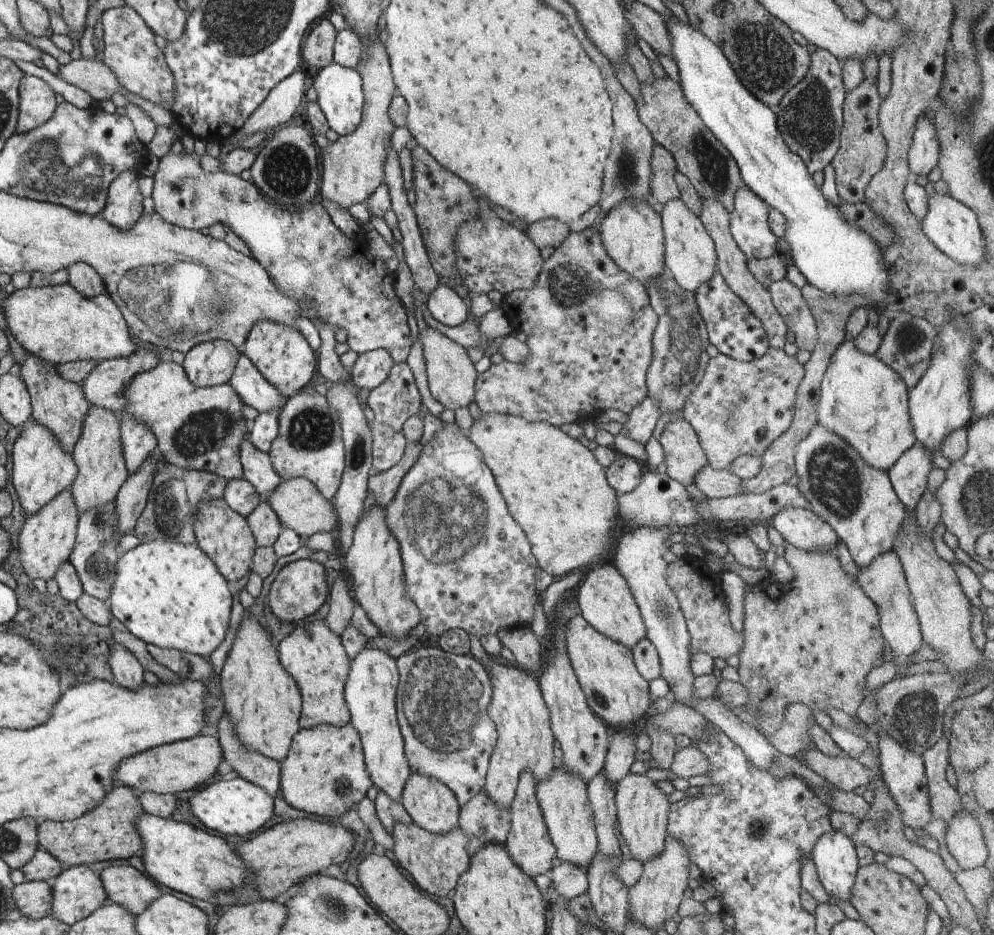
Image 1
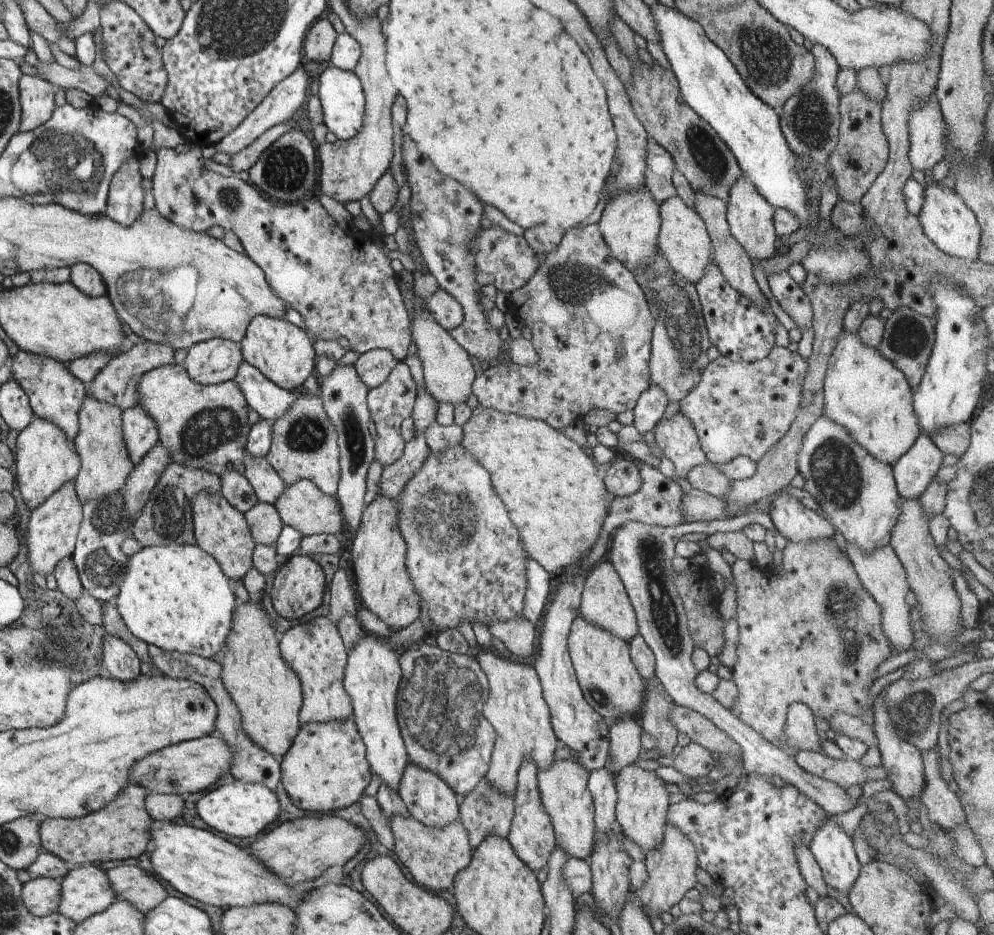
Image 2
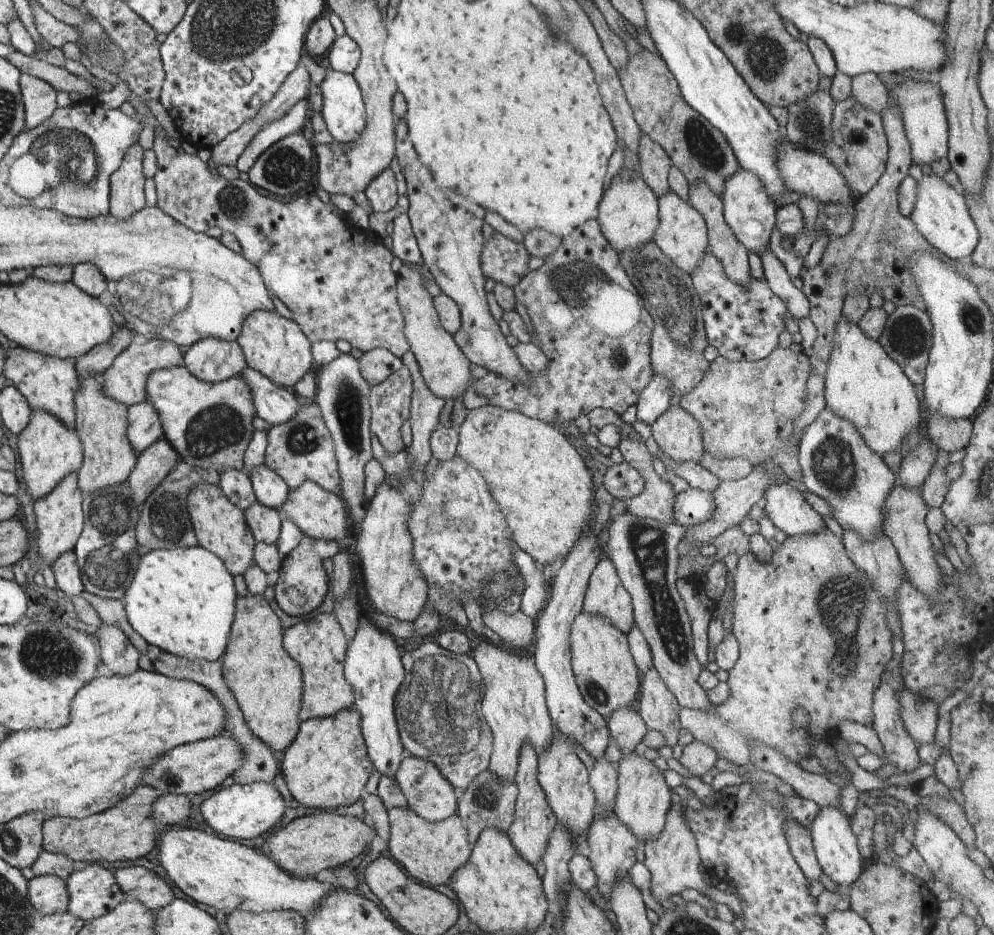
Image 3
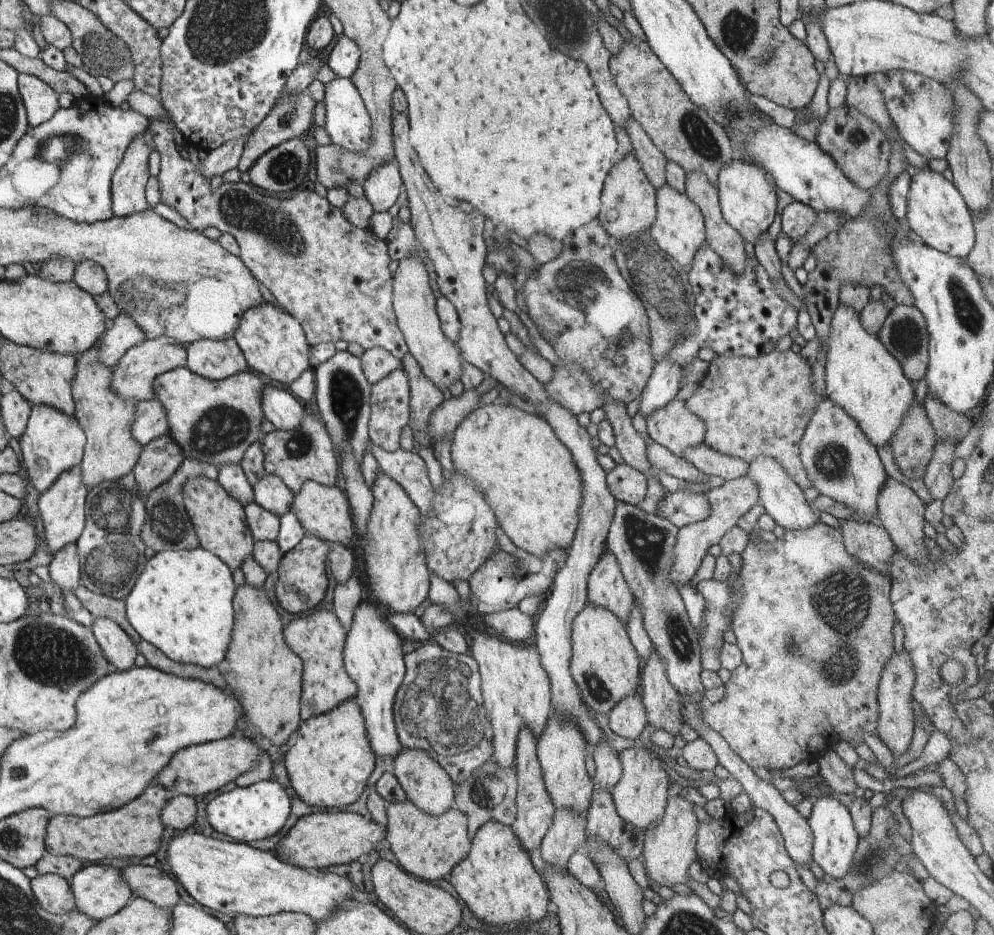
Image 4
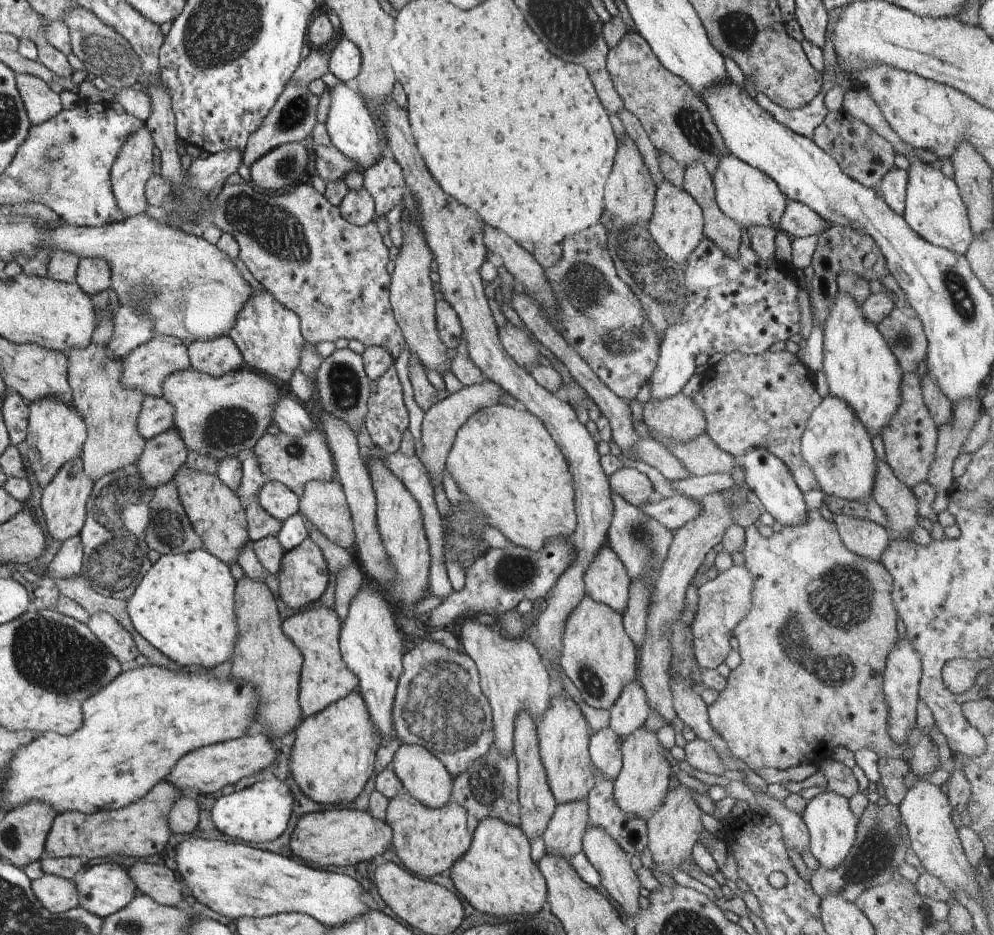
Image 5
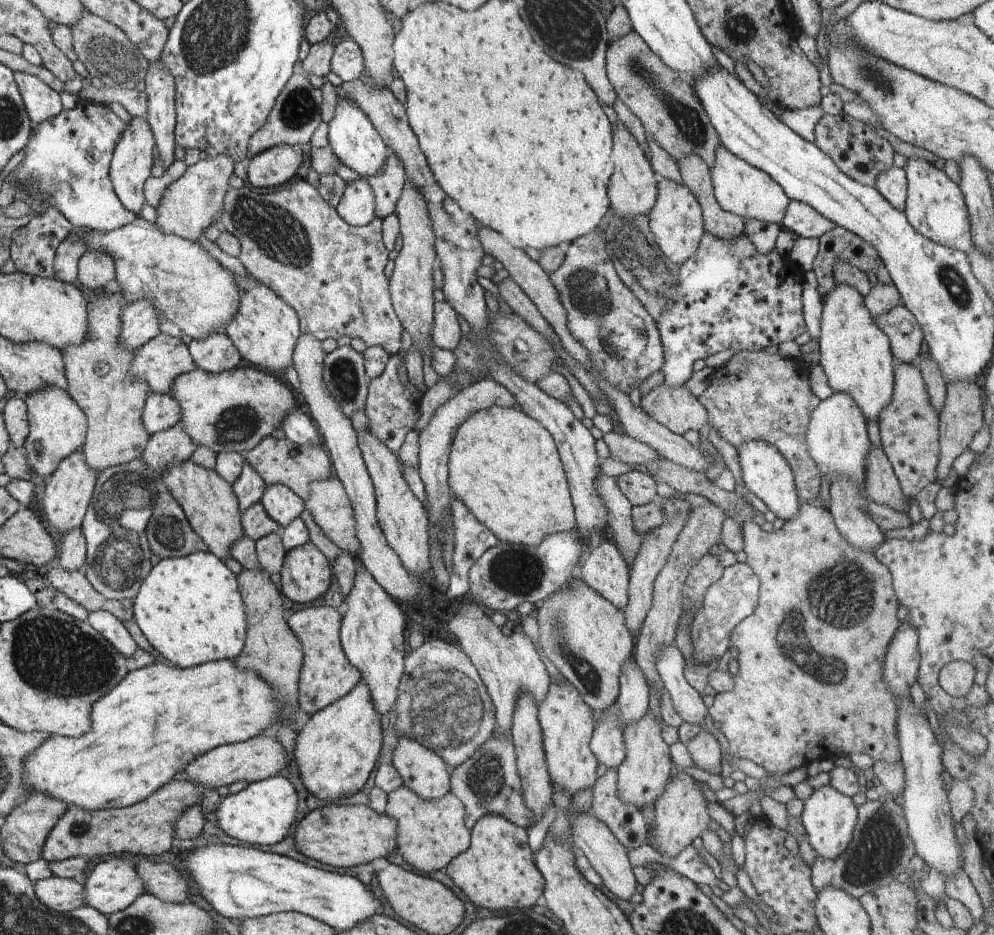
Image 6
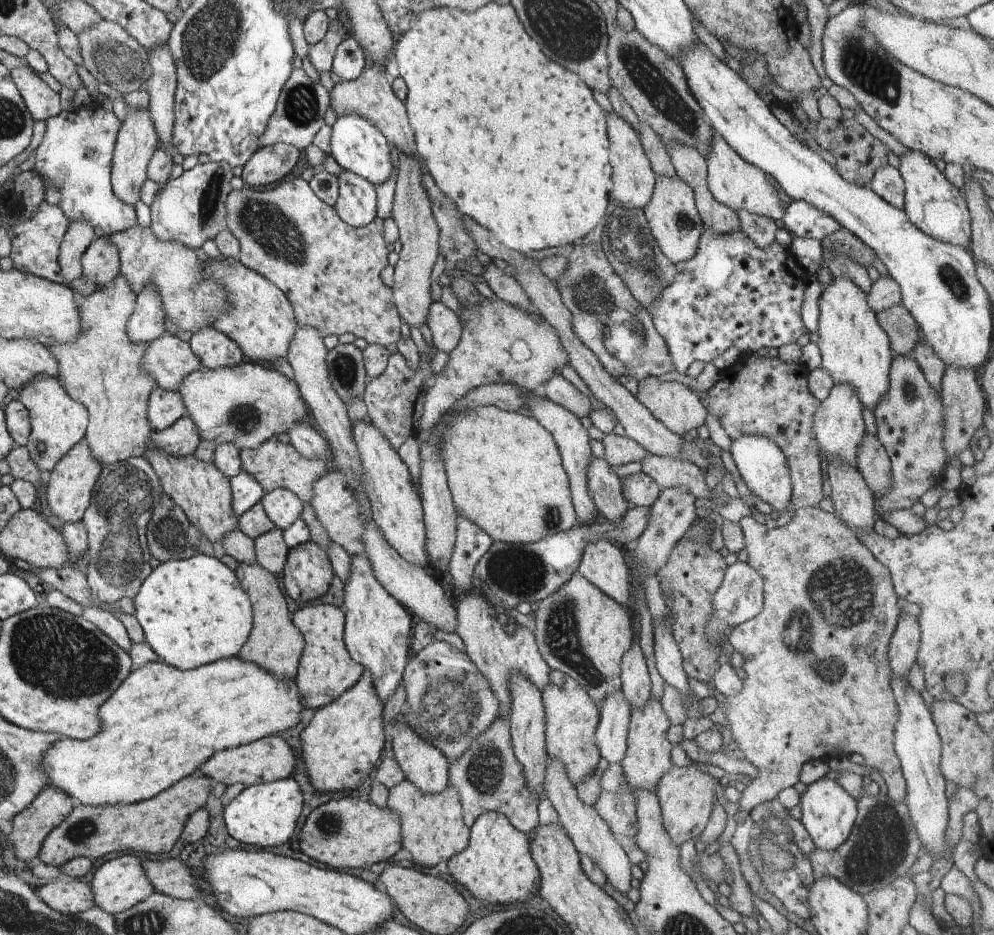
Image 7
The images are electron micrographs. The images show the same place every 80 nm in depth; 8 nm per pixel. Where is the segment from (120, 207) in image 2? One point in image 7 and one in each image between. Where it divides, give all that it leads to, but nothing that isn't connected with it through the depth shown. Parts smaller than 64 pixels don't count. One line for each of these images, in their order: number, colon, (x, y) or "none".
3: (127, 194)
4: (127, 185)
5: (133, 167)
6: (131, 165)
7: (137, 141)

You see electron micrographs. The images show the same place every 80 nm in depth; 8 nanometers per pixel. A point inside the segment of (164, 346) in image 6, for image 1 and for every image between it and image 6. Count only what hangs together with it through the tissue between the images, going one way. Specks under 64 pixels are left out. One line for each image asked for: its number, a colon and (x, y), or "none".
1: (106, 385)
2: (117, 383)
3: (126, 380)
4: (134, 377)
5: (146, 368)

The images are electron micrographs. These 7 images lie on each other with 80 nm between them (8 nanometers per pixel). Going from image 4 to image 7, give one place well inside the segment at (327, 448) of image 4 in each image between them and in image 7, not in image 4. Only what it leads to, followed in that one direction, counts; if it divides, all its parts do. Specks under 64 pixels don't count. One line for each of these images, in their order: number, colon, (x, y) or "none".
5: (292, 461)
6: (282, 462)
7: (275, 465)

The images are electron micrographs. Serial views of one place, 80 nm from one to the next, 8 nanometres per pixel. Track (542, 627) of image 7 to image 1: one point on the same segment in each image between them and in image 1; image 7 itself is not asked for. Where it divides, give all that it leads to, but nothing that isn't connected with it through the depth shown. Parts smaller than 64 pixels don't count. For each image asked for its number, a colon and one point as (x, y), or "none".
1: (614, 689)
2: (611, 684)
3: (604, 668)
4: (606, 667)
5: (598, 656)
6: (583, 634)

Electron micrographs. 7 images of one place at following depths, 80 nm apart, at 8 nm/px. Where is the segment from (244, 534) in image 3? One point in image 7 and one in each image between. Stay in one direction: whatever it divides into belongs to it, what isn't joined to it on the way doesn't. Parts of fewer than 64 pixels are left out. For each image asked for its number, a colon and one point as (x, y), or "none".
4: (220, 522)
5: (214, 509)
6: (209, 501)
7: (203, 490)

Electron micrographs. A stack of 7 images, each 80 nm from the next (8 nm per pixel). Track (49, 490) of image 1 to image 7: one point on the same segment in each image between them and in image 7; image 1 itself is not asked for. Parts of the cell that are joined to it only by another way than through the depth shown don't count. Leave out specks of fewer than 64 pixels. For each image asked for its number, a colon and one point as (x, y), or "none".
2: (46, 458)
3: (49, 449)
4: (54, 441)
5: (57, 434)
6: (59, 424)
7: (58, 422)

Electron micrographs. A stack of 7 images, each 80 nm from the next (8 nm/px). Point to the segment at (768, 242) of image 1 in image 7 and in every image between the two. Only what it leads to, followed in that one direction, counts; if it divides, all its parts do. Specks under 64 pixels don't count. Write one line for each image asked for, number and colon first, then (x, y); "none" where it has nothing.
2: (750, 216)
3: (748, 210)
4: (747, 195)
5: (750, 197)
6: (740, 188)
7: (736, 183)

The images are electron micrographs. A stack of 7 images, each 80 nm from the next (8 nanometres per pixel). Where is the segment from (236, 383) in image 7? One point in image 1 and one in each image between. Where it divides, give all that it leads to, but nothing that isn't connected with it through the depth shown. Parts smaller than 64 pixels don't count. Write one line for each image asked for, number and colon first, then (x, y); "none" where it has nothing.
1: (202, 428)
2: (206, 427)
3: (210, 425)
4: (215, 421)
5: (219, 417)
6: (234, 410)

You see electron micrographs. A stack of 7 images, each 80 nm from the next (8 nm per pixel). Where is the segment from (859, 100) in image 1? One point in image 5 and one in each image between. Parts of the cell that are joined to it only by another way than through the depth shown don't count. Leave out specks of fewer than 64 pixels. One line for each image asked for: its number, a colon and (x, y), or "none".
2: (862, 150)
3: (858, 148)
4: (858, 145)
5: (862, 154)

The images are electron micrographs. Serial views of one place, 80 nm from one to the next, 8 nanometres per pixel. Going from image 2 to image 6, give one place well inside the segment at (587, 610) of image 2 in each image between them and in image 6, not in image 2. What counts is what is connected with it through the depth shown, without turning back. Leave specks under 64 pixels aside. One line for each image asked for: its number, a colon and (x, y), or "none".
3: (606, 596)
4: (606, 587)
5: (606, 579)
6: (603, 568)

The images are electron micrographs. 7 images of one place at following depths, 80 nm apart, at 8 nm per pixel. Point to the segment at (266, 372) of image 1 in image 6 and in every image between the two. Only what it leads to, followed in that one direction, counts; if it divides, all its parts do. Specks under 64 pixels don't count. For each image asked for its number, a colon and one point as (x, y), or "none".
2: (283, 352)
3: (275, 346)
4: (273, 341)
5: (269, 335)
6: (265, 329)

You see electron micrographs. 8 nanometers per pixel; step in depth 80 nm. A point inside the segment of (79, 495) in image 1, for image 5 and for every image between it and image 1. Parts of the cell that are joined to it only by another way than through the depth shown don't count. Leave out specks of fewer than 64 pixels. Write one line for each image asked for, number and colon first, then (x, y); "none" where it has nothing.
2: (106, 464)
3: (109, 458)
4: (111, 452)
5: (111, 410)

